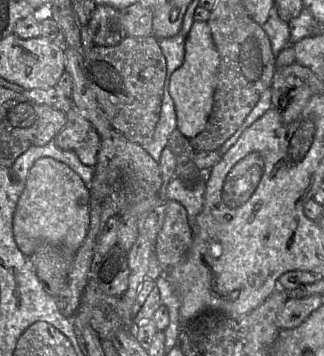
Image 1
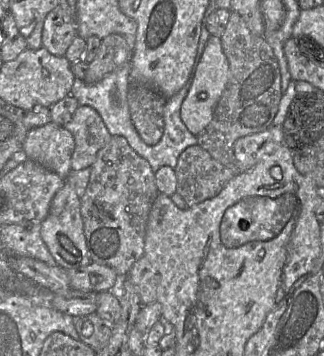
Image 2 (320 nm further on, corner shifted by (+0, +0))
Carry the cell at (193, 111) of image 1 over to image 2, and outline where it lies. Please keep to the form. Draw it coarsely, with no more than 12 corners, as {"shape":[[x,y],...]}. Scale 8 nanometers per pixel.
{"shape":[[210,35],[181,105],[195,136],[211,122],[228,80],[221,38]]}

